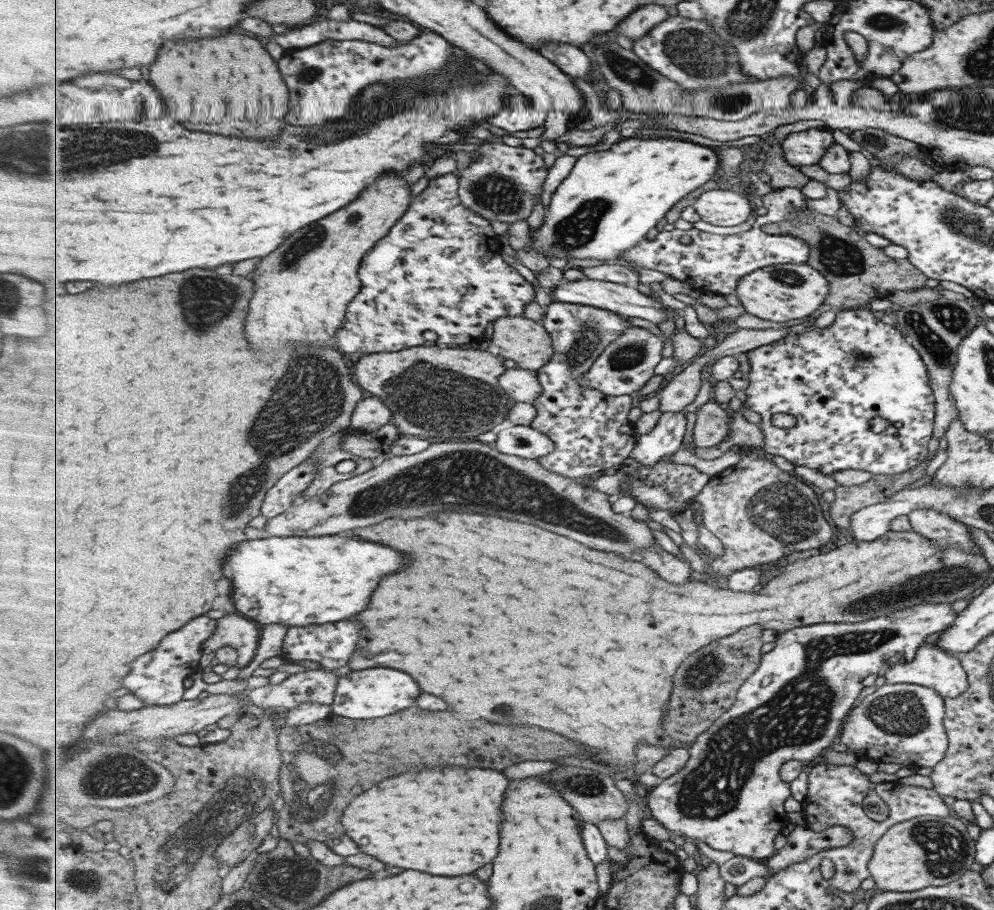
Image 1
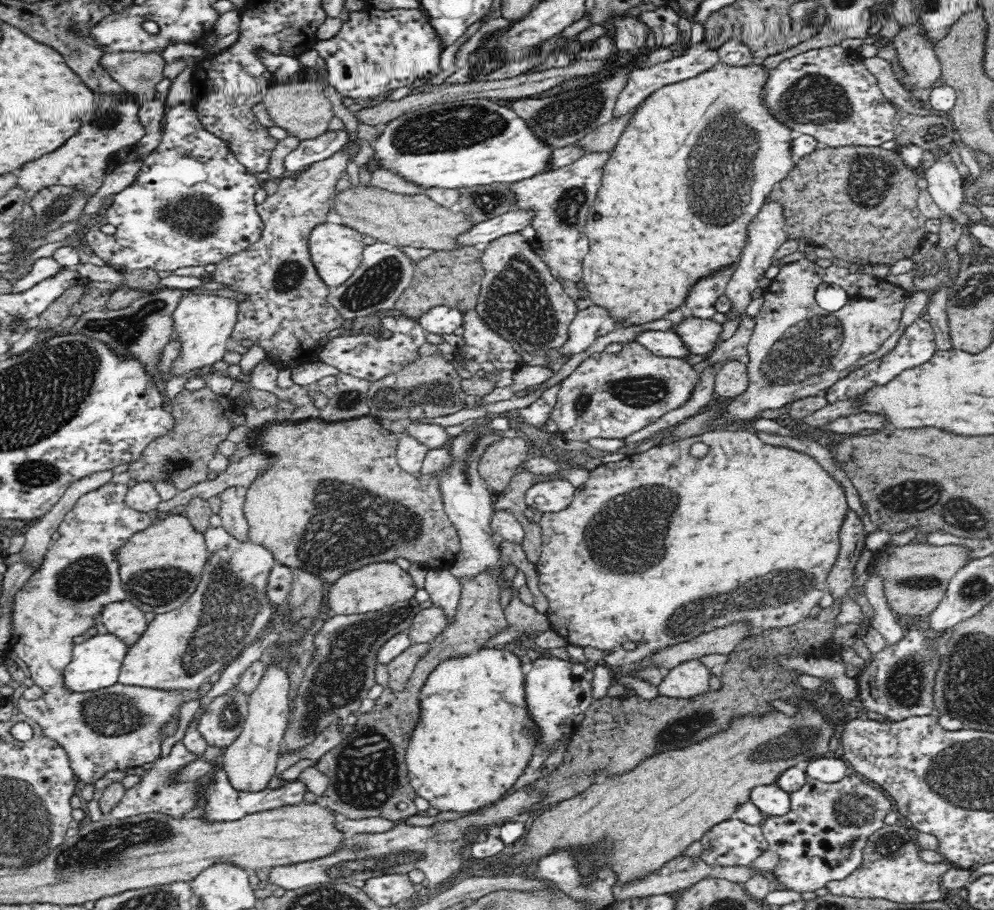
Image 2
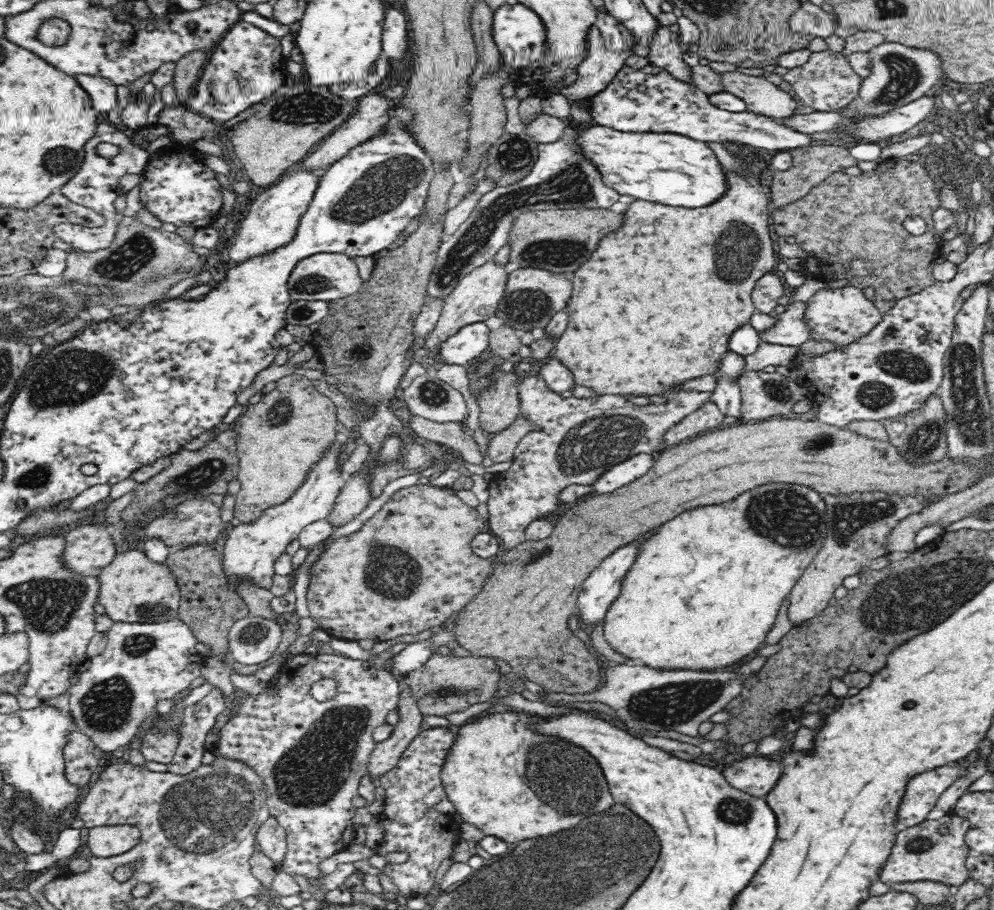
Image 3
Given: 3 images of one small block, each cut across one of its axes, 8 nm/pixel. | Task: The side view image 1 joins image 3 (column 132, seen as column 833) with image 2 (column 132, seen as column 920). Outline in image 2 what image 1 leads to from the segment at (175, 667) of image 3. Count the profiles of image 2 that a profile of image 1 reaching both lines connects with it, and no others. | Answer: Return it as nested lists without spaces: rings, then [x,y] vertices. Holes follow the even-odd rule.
[[[127,599],[106,604],[99,615],[107,632],[115,634],[129,647],[140,638],[148,624],[145,613]]]

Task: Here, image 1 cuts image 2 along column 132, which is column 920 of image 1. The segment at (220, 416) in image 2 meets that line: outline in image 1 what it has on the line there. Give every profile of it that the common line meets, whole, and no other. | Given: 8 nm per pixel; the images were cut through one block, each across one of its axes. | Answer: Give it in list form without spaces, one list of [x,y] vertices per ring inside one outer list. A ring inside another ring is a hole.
[[[922,461],[907,472],[871,475],[869,480],[860,485],[837,485],[833,489],[833,501],[825,506],[830,520],[840,529],[848,529],[854,513],[863,507],[881,503],[881,500],[885,501],[899,490],[913,484],[924,476],[927,465],[927,462]]]

